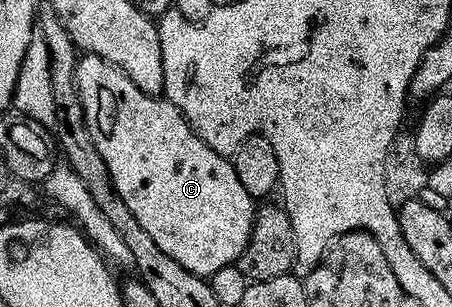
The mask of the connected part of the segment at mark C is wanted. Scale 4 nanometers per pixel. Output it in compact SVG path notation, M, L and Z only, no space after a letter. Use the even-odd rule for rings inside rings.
M85 56L78 61L77 86L81 89L81 102L85 107L85 118L91 123L93 139L103 156L103 160L107 160L107 168L115 180L115 188L119 188L119 196L123 196L123 200L127 200L127 208L131 208L131 216L135 216L135 220L139 220L139 224L143 224L143 229L150 234L151 240L155 240L155 244L159 244L159 248L163 248L163 252L167 252L167 256L171 256L171 260L183 264L183 268L187 268L187 272L197 274L200 278L206 280L212 279L213 274L223 268L238 265L253 236L259 206L251 196L251 192L247 192L247 188L243 186L243 180L239 180L236 165L226 155L212 150L194 132L193 127L190 126L187 119L181 114L181 109L174 102L168 101L161 96L143 92L135 85L133 79L123 73L119 67L113 66L101 58Z

